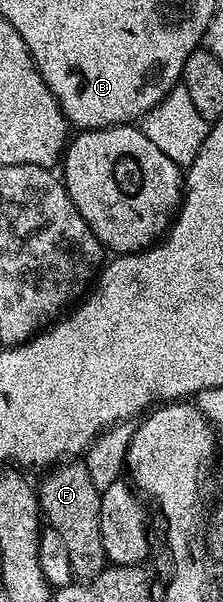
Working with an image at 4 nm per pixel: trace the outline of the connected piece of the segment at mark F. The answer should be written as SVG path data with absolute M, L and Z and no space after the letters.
M63 461L47 470L37 484L38 505L48 527L55 530L68 549L71 573L78 581L94 579L108 565L104 537L100 537L100 501L102 492L92 481L85 462Z

